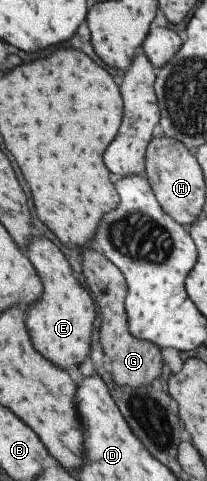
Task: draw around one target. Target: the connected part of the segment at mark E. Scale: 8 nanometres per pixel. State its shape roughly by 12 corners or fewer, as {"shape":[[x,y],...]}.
{"shape":[[49,239],[24,253],[44,286],[25,309],[31,342],[53,365],[91,350],[93,296]]}

